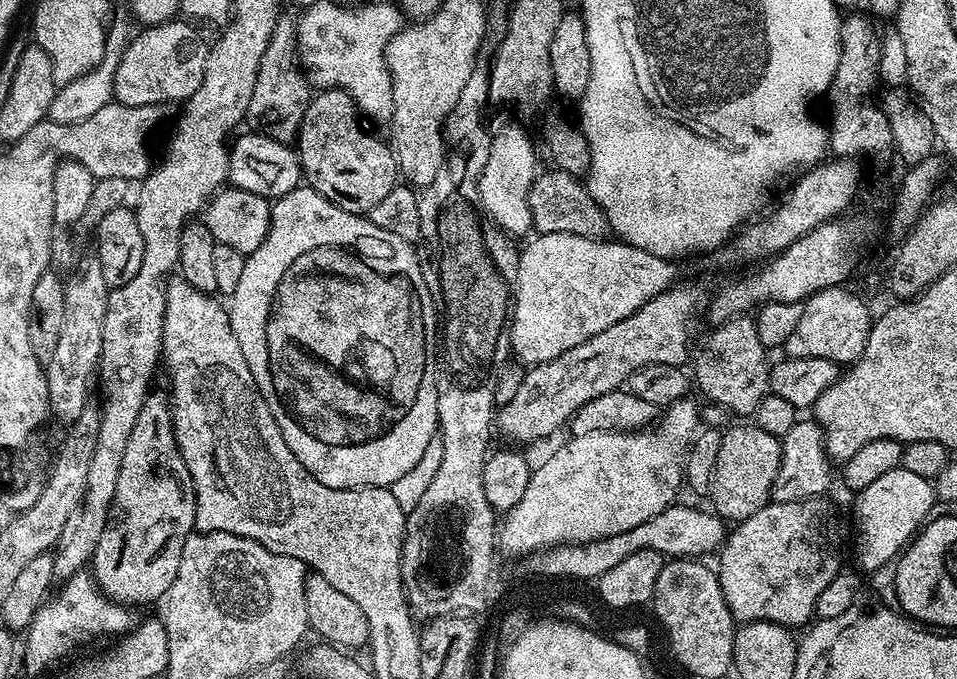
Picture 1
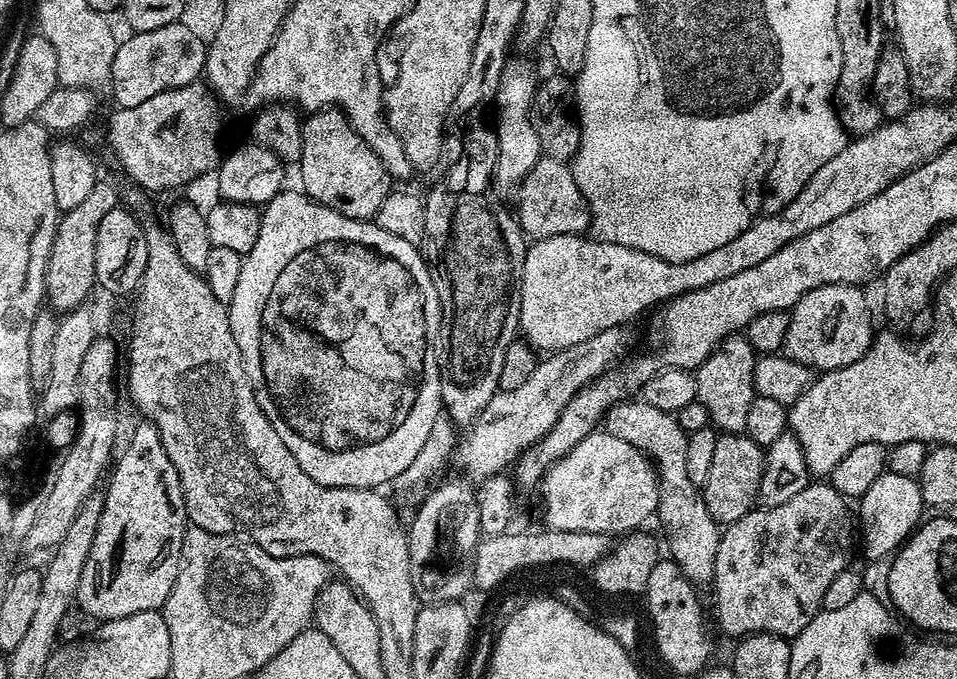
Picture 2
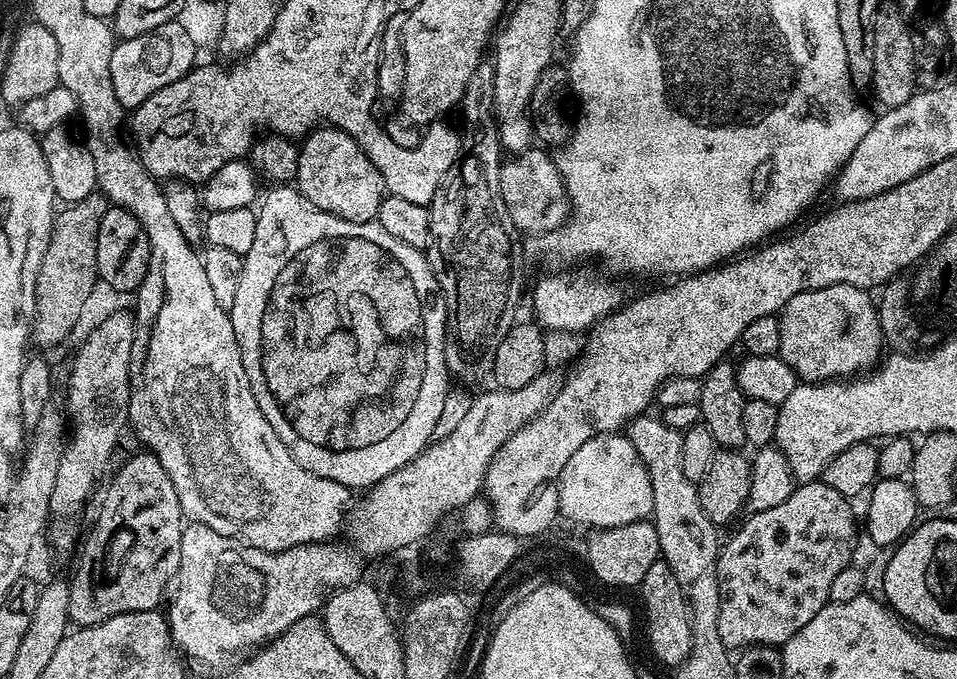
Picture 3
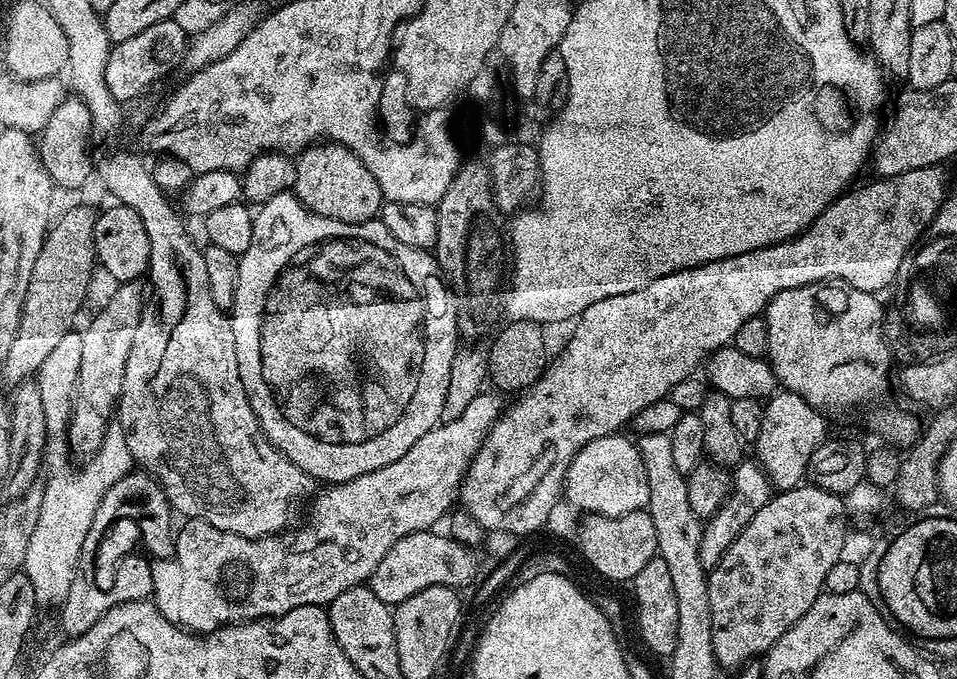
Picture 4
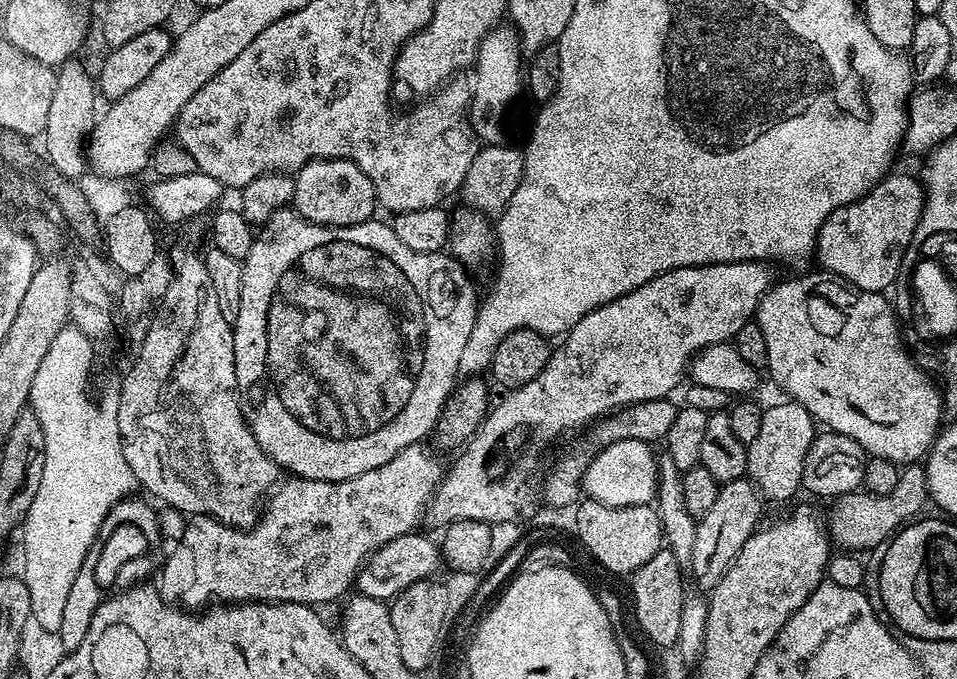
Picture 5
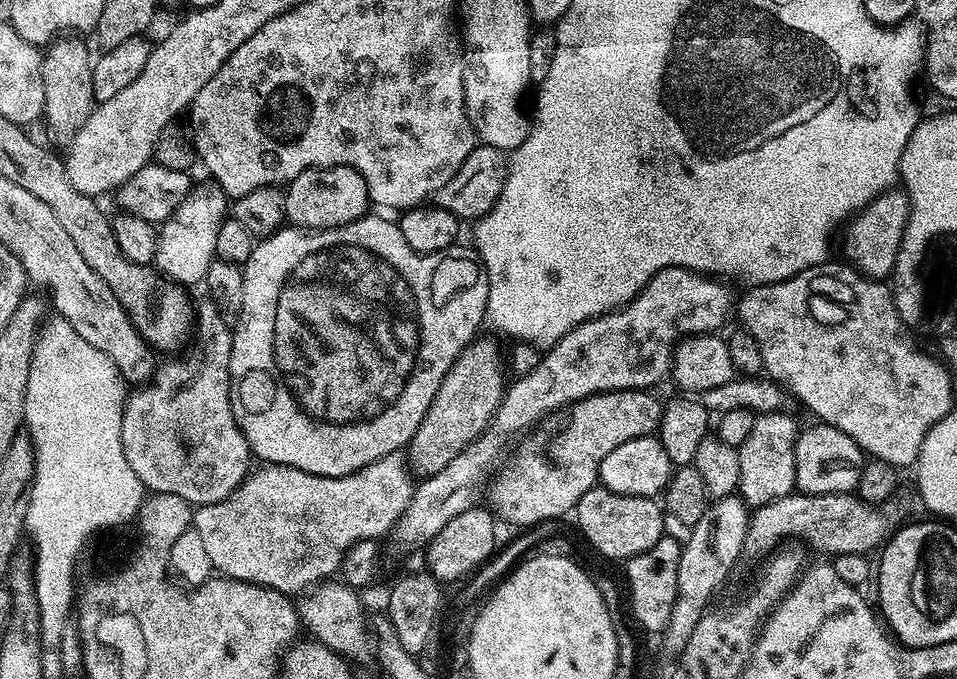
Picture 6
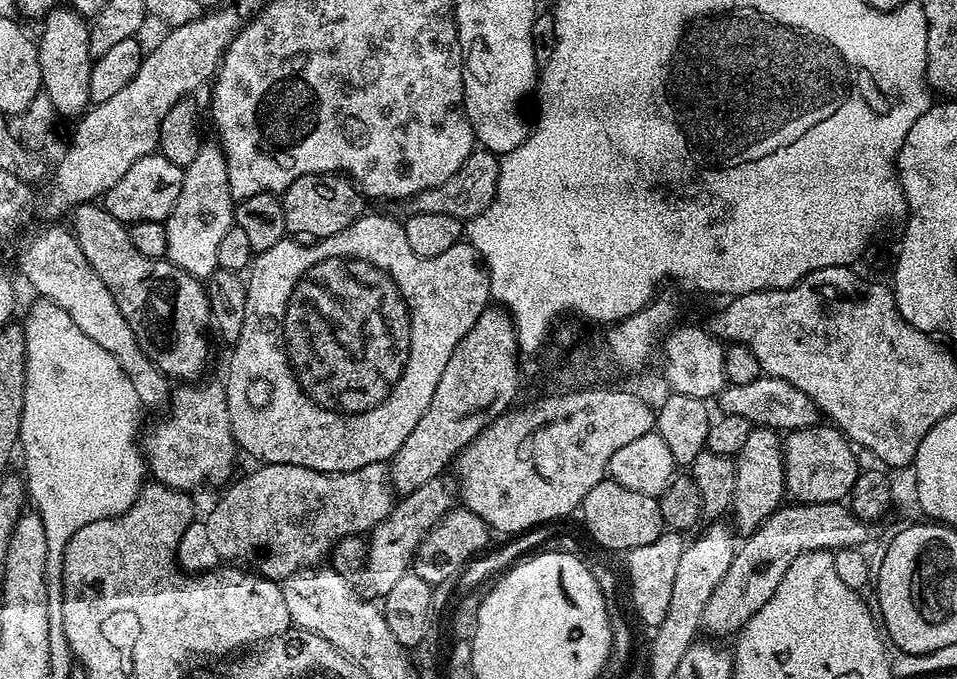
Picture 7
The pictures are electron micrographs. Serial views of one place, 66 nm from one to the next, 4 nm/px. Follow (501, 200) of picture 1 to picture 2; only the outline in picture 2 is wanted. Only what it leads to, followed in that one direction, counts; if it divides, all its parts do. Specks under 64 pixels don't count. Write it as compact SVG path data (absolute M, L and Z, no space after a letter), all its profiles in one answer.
M509 59L502 70L502 82L498 82L498 94L494 105L494 127L498 138L498 162L496 163L497 185L501 184L509 190L515 189L530 174L530 170L542 155L538 134L534 134L534 126L530 126L530 106L534 102L534 94L538 83L538 75L528 60Z

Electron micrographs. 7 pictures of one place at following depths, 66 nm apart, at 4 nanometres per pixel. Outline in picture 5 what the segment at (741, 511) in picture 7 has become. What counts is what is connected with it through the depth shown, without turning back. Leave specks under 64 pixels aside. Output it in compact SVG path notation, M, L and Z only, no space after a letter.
M801 404L767 405L762 414L762 427L758 429L758 438L747 444L747 479L756 485L761 497L768 500L788 500L796 491L800 492L803 482L803 466L807 451L818 435L818 425Z

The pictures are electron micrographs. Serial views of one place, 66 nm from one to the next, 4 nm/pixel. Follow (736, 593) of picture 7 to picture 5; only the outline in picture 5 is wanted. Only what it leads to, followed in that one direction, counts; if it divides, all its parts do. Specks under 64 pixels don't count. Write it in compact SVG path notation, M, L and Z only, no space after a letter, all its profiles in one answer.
M919 463L905 465L900 473L898 486L894 486L894 490L890 490L890 494L885 496L875 496L872 492L857 490L833 499L828 520L826 516L826 527L831 543L837 549L847 550L853 554L864 554L867 548L879 549L885 542L891 541L897 531L915 519L924 504L927 505L928 480L924 469L925 467Z

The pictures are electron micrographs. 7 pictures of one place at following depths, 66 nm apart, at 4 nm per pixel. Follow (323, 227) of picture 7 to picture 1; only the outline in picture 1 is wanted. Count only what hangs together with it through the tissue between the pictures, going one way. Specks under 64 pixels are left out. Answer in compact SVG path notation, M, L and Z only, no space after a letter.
M342 88L317 91L308 103L300 123L298 155L300 171L307 187L347 212L367 214L398 183L396 157L391 147L371 136L361 123L362 117L352 95Z

